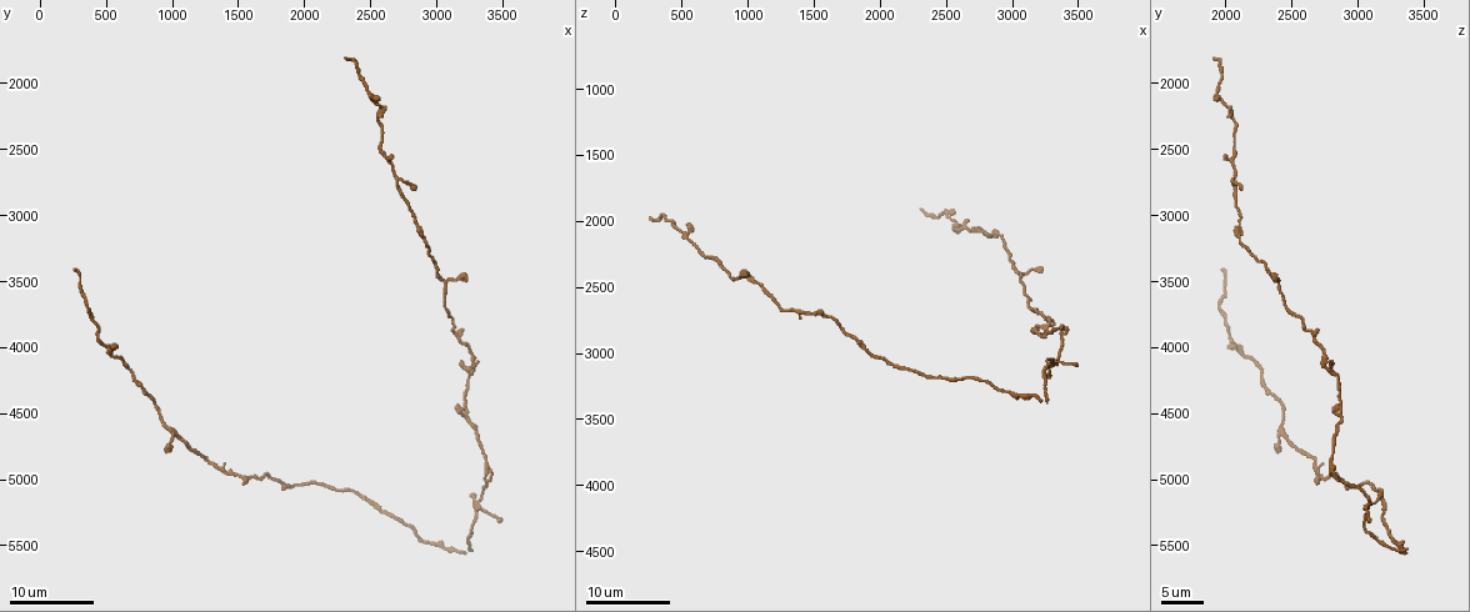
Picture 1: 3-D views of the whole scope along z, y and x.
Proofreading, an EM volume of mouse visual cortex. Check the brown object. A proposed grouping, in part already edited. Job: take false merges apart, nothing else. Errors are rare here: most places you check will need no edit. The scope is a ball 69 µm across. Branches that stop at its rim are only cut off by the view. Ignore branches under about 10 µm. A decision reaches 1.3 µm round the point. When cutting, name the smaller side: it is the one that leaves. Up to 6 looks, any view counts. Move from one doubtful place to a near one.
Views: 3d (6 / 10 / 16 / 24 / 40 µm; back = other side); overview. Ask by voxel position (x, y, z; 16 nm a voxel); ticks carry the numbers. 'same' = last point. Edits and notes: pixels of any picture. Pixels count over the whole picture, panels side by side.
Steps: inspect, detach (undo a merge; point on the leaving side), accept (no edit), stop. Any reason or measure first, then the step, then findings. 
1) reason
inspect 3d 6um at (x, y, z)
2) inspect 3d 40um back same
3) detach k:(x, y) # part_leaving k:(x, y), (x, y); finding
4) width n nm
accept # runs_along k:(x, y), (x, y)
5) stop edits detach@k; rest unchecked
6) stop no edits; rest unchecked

two arms in line, one across
inspect 3d 16um at (3240, 4460, 2860)

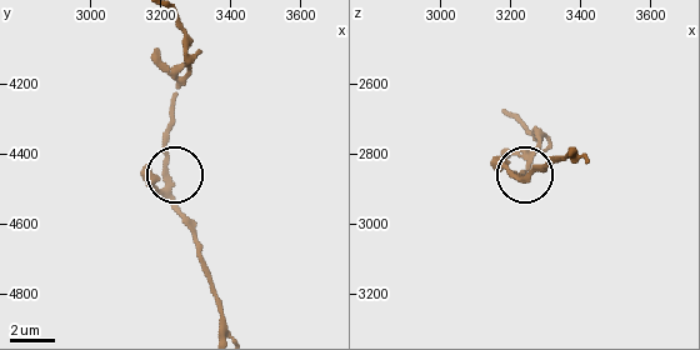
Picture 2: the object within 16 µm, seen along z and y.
zoom in
inspect 3d 6um same

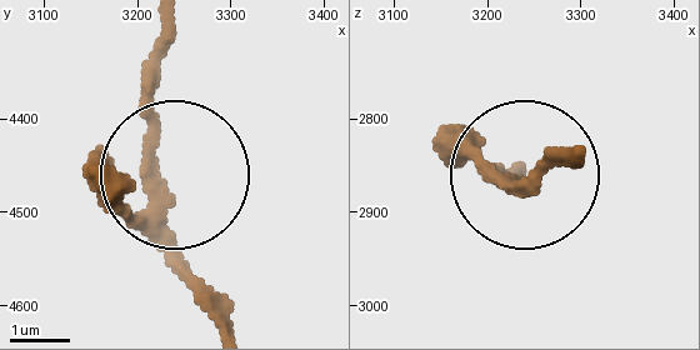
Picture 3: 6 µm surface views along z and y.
accept # runs_along 3:(229, 328), (169, 223), (154, 149), (164, 29); all the same cell

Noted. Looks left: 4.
inspect 3d 24um at (3060, 3560, 2420)

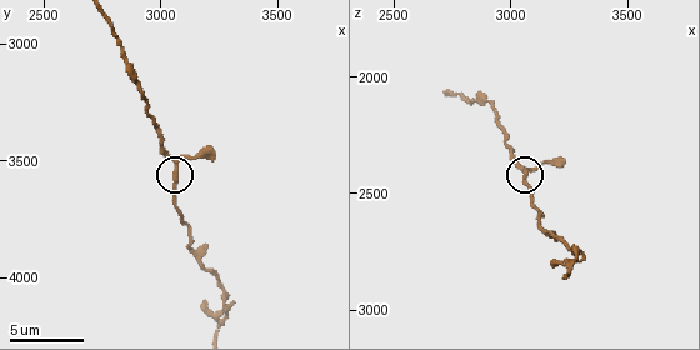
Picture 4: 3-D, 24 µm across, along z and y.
zoom in
inspect 3d 6um at (3050, 3550, 2400)

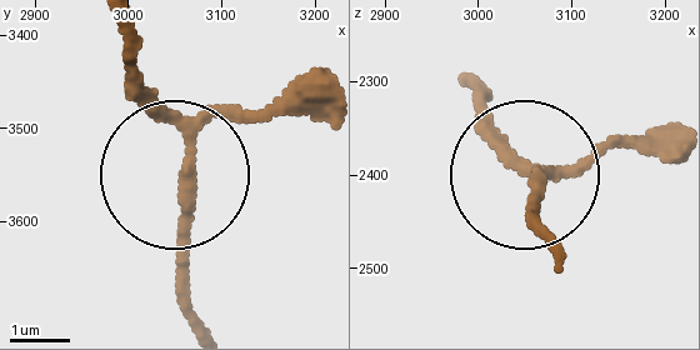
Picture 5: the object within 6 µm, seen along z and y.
arms 3
accept # runs_along 5:(206, 325), (181, 281), (181, 131), (128, 28); continuous, no second cell

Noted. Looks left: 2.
calibre changes
inspect 3d 24um at (2640, 2620, 2060)

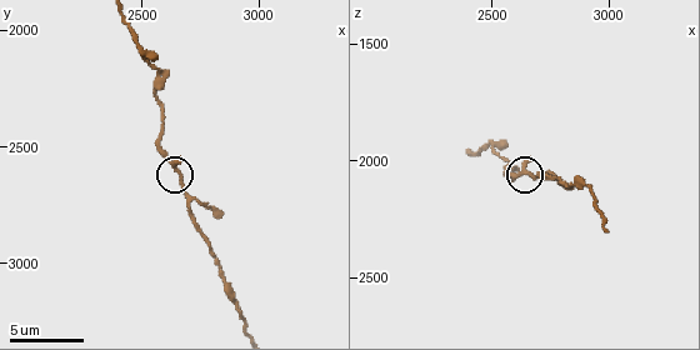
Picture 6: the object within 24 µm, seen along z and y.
inspect 3d 6um at (2640, 2600, 2050)

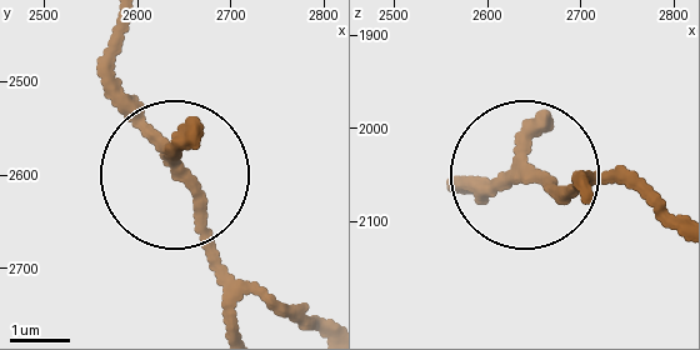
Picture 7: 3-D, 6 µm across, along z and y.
arms 3
accept # runs_along 7:(586, 176), (566, 191), (531, 176), (456, 191); continuous, no second cell

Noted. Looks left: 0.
stop no edits; rest unchecked

